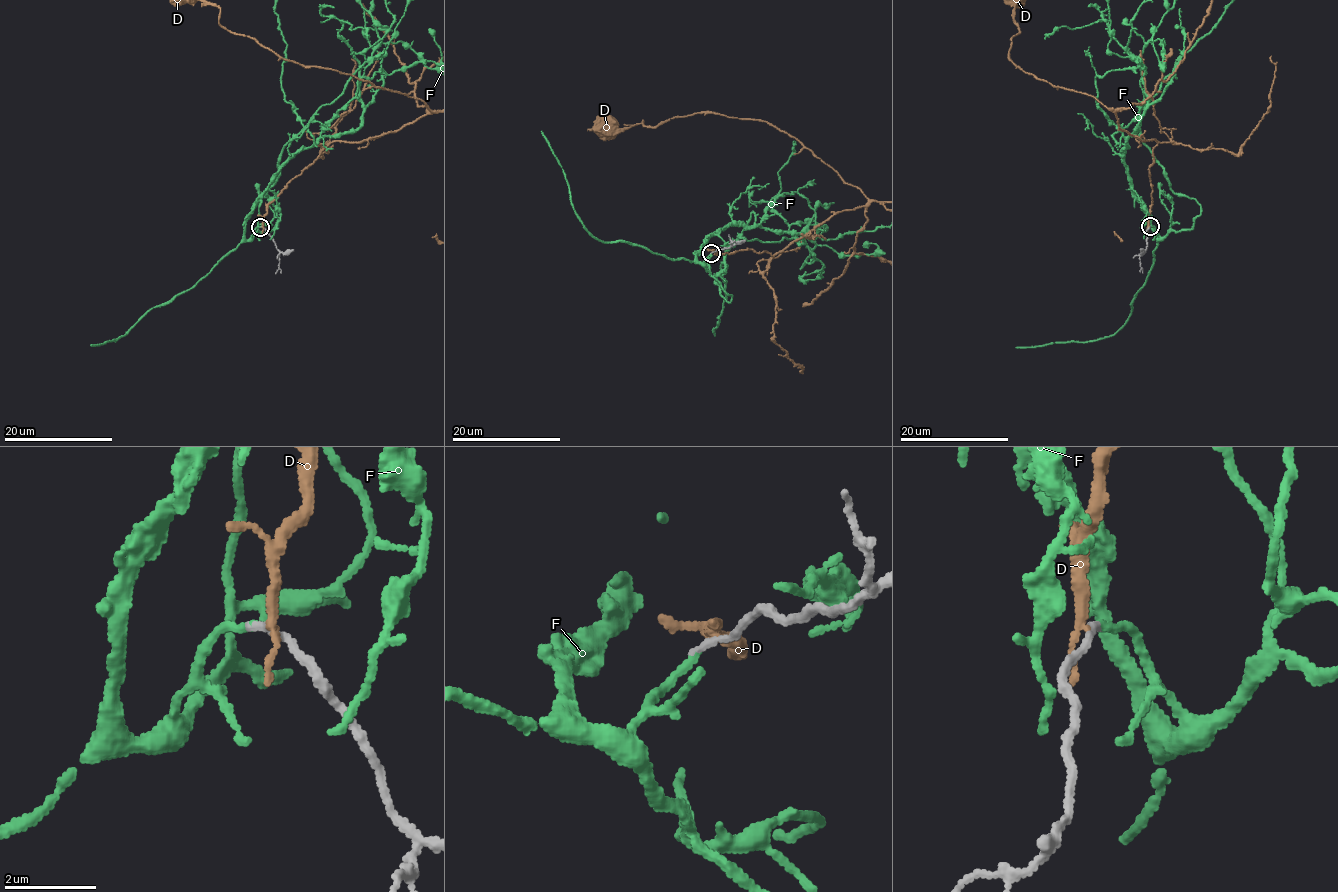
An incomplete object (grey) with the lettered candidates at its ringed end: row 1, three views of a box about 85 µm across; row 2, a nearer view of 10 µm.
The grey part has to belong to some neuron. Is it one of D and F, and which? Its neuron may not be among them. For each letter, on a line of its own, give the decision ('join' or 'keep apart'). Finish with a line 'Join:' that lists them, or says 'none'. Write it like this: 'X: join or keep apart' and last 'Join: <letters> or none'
D: keep apart
F: join
Join: F

